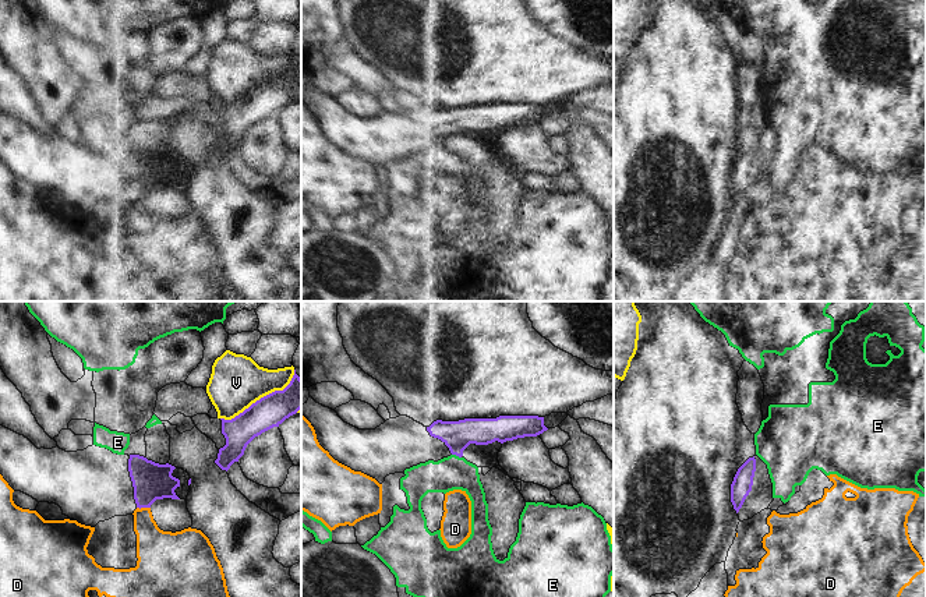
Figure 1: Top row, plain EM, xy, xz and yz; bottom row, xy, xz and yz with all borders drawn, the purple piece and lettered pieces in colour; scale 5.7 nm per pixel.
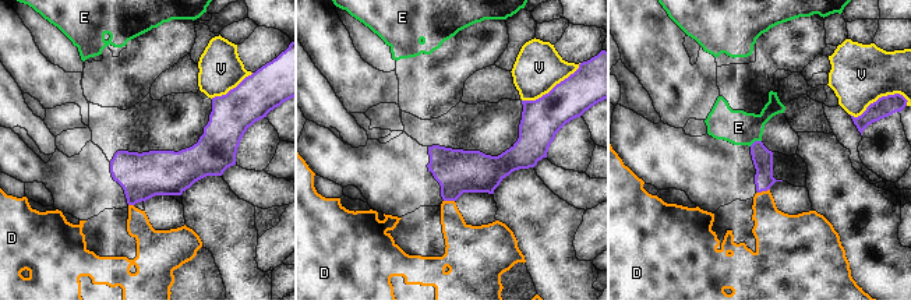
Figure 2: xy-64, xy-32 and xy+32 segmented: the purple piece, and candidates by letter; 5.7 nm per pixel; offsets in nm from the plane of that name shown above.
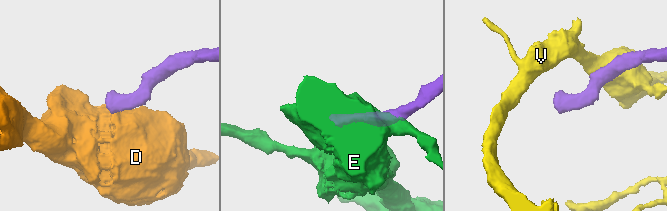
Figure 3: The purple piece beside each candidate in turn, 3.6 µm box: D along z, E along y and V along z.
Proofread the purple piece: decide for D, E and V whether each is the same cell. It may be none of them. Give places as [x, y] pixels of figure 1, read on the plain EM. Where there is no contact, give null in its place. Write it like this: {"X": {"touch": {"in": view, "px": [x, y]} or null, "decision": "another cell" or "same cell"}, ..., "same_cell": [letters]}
{"D": {"touch": {"in": "xy", "px": [144, 194]}, "decision": "another cell"}, "E": {"touch": {"in": "xz", "px": [456, 142]}, "decision": "another cell"}, "V": {"touch": {"in": "xy", "px": [261, 85]}, "decision": "another cell"}, "same_cell": []}

